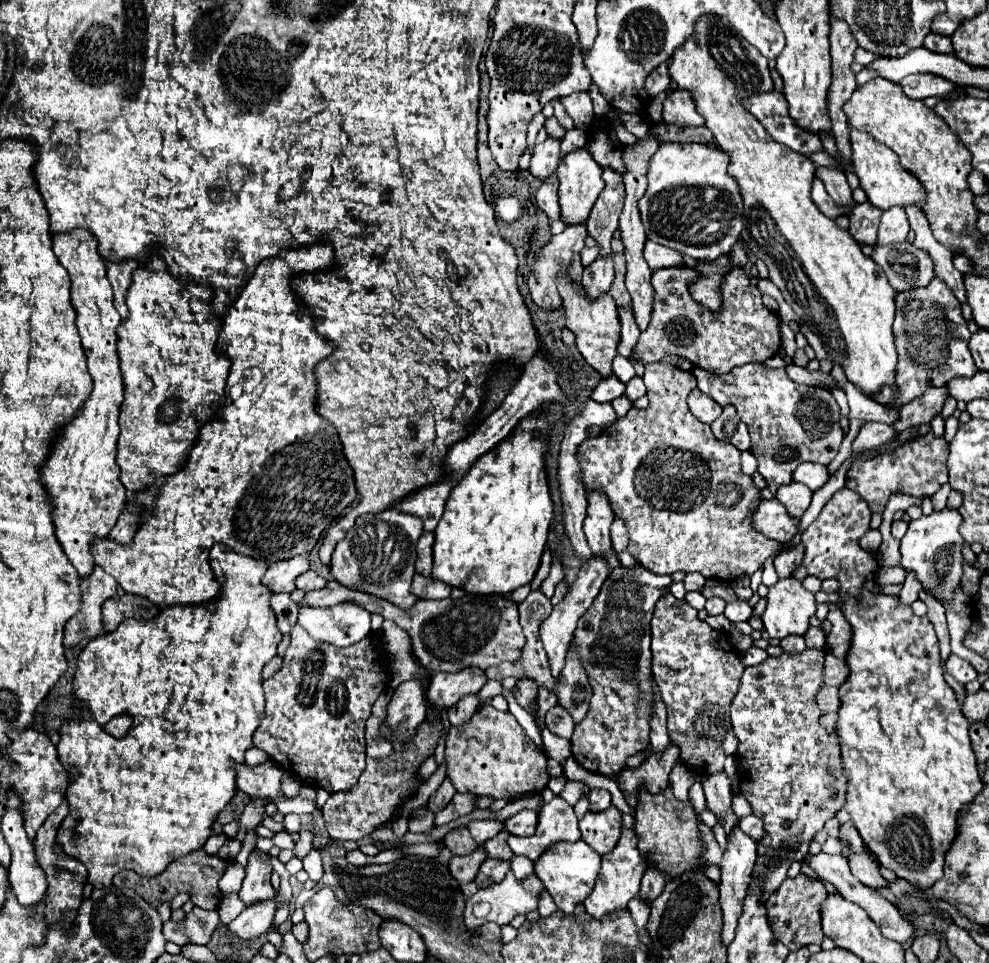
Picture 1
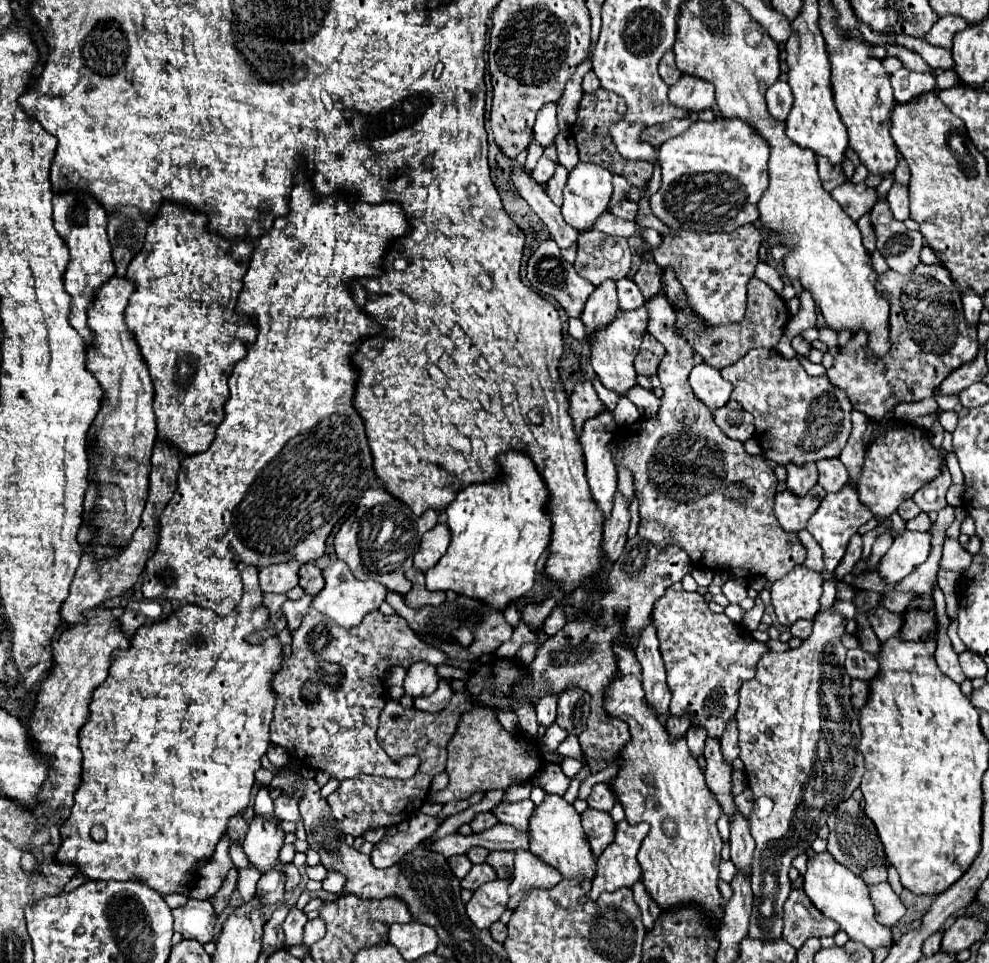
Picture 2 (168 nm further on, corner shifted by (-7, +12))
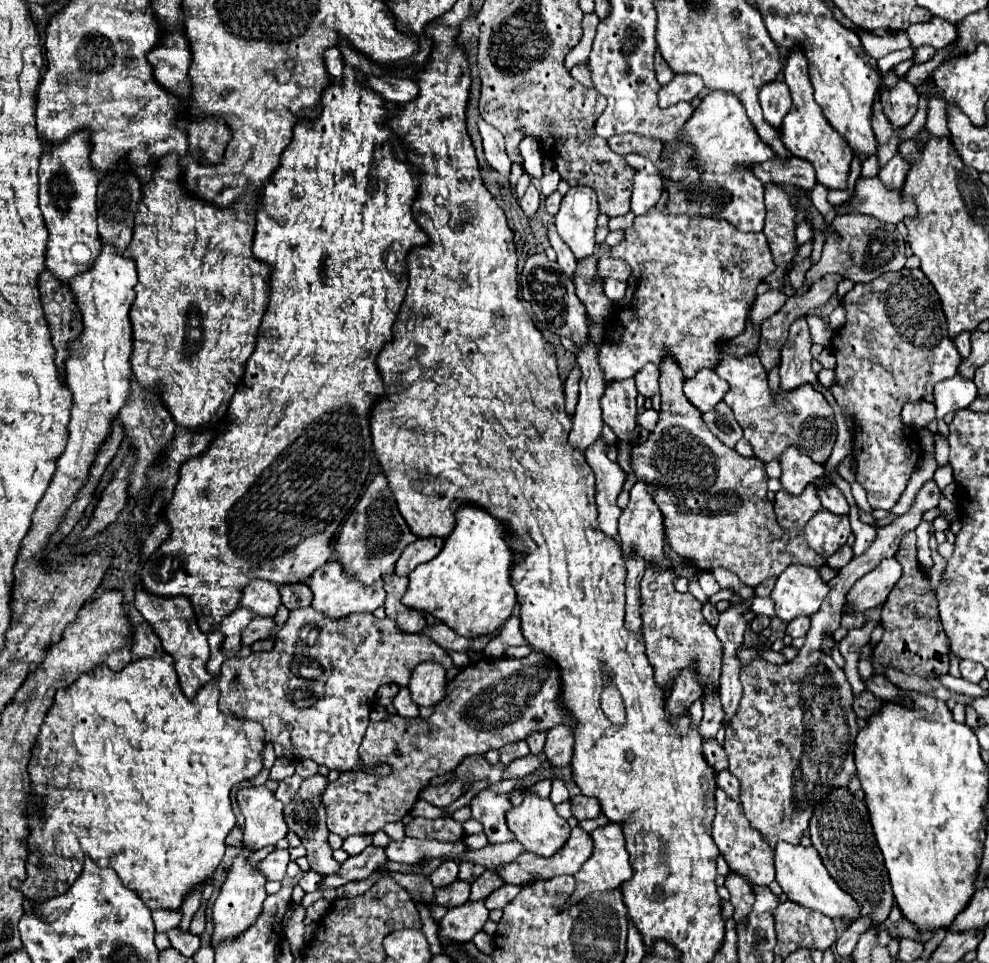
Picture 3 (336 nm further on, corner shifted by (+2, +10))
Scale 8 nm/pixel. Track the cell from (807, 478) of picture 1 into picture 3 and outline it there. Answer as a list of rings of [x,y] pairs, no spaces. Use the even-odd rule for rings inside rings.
[[[836,484],[820,486],[820,500],[822,500],[822,506],[834,514],[848,514],[850,510],[842,490]]]

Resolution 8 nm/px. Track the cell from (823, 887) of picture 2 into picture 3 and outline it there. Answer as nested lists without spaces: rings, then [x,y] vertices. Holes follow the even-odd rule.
[[[780,842],[776,846],[776,856],[774,856],[774,866],[776,866],[776,880],[782,886],[782,892],[788,896],[788,900],[822,912],[824,916],[832,918],[832,920],[850,920],[854,922],[860,916],[860,902],[856,902],[852,896],[848,896],[844,890],[840,890],[840,886],[836,884],[836,880],[828,874],[826,866],[822,864],[818,852],[814,846],[794,846],[788,842]]]

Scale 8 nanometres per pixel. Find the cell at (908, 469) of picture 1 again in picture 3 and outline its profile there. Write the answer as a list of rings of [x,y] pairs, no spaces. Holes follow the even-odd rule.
[[[902,268],[898,272],[882,274],[872,282],[856,284],[854,290],[844,296],[844,306],[848,314],[848,330],[842,326],[842,330],[832,338],[836,356],[836,380],[830,390],[838,406],[846,410],[856,424],[852,440],[856,482],[860,482],[868,492],[868,502],[872,508],[890,510],[906,490],[906,482],[910,480],[920,460],[920,446],[916,442],[918,438],[912,436],[912,428],[902,422],[900,410],[906,402],[922,400],[926,394],[932,394],[940,380],[952,378],[958,372],[962,358],[954,346],[954,340],[948,336],[948,324],[940,298],[920,270]]]

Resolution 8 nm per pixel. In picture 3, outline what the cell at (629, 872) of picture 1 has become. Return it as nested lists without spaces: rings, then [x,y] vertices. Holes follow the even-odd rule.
[[[601,813],[596,819],[584,820],[579,822],[586,832],[592,832],[592,840],[594,840],[594,852],[592,856],[584,862],[584,866],[580,868],[580,872],[574,874],[576,882],[584,882],[588,892],[606,892],[606,890],[614,890],[618,888],[622,882],[626,882],[628,878],[632,878],[632,868],[628,862],[628,852],[626,852],[626,838],[622,834],[622,826],[620,824],[608,824],[606,816]]]

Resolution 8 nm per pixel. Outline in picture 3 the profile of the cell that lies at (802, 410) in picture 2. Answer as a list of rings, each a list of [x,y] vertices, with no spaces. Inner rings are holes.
[[[748,354],[740,360],[724,358],[718,364],[716,374],[730,384],[724,402],[732,408],[756,458],[770,462],[774,458],[780,458],[788,446],[796,446],[802,454],[808,454],[818,464],[824,464],[830,458],[838,434],[836,418],[832,406],[812,384],[804,384],[794,390],[778,390],[774,396],[766,380],[768,374],[756,354]]]

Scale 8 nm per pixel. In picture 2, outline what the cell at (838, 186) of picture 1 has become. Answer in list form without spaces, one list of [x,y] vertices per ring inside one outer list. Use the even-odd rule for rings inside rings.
[[[817,156],[817,168],[819,168],[819,178],[821,178],[821,184],[827,192],[831,192],[833,188],[837,188],[839,184],[845,182],[843,178],[843,170],[841,168],[831,168],[831,164],[823,158],[823,156]]]

